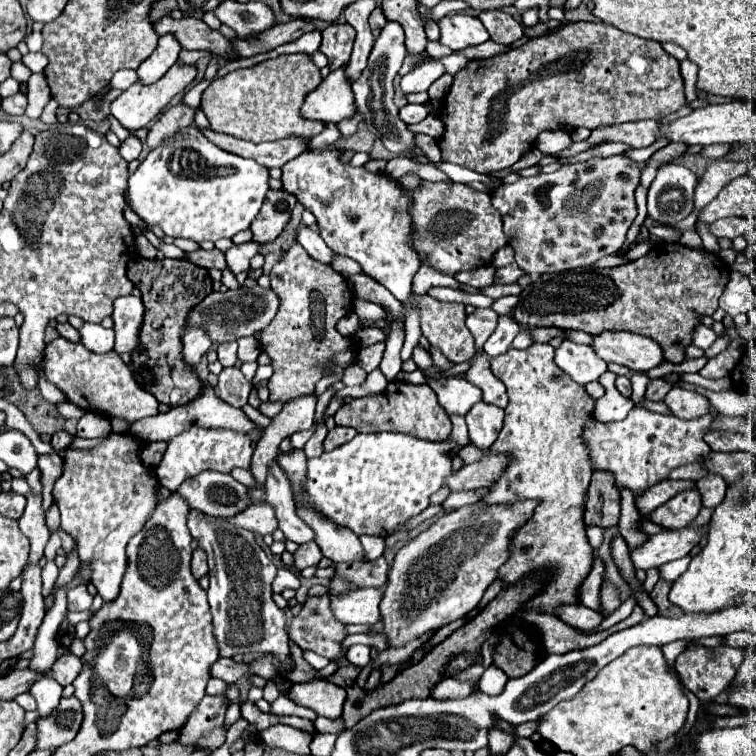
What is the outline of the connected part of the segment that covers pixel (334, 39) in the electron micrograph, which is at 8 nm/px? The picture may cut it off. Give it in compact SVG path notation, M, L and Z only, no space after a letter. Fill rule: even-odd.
M331 23L323 31L323 41L321 41L319 51L329 59L329 69L331 71L347 65L347 61L351 57L353 41L355 41L355 29L347 23L345 25Z

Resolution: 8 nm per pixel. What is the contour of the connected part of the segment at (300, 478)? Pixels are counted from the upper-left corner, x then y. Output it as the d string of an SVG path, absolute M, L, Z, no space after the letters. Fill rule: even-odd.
M293 449L291 453L277 455L277 461L281 463L281 467L285 469L287 477L291 479L293 489L301 489L301 483L305 481L305 469L307 469L307 457L303 451Z

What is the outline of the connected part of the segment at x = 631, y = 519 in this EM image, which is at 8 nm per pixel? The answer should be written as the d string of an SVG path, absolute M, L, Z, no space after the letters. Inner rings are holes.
M621 489L621 519L619 519L619 531L623 539L627 541L629 549L635 549L635 545L641 545L647 541L647 533L639 529L643 515L635 507L635 495L629 493L629 489Z

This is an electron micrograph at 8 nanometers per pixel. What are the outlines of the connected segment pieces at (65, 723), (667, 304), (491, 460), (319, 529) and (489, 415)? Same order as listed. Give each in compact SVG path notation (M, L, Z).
M63 697L59 711L55 711L47 719L39 719L39 741L37 749L49 749L49 747L61 747L67 741L75 739L75 733L79 733L83 721L81 705L75 697Z
M659 243L649 249L649 253L637 261L621 267L587 267L571 269L567 273L541 275L519 295L517 307L511 317L523 325L523 329L533 327L561 327L579 329L589 335L599 335L603 331L631 331L657 341L663 347L665 359L671 363L685 361L685 349L691 345L691 333L701 323L703 315L711 315L719 307L719 297L729 281L729 267L715 253L705 249L689 249L681 243Z
M495 453L491 457L483 457L477 463L465 465L463 469L455 471L451 477L447 477L445 485L451 487L451 491L469 491L477 487L489 487L491 481L497 481L503 475L503 469L507 469L507 457L503 453Z
M301 507L297 515L315 531L315 543L319 545L323 557L331 559L333 563L363 561L363 547L359 543L359 537L351 533L351 529L339 527L329 519L319 517L319 513L311 509Z
M479 401L469 409L465 421L467 421L471 443L477 449L487 451L497 439L499 429L503 427L503 409Z

